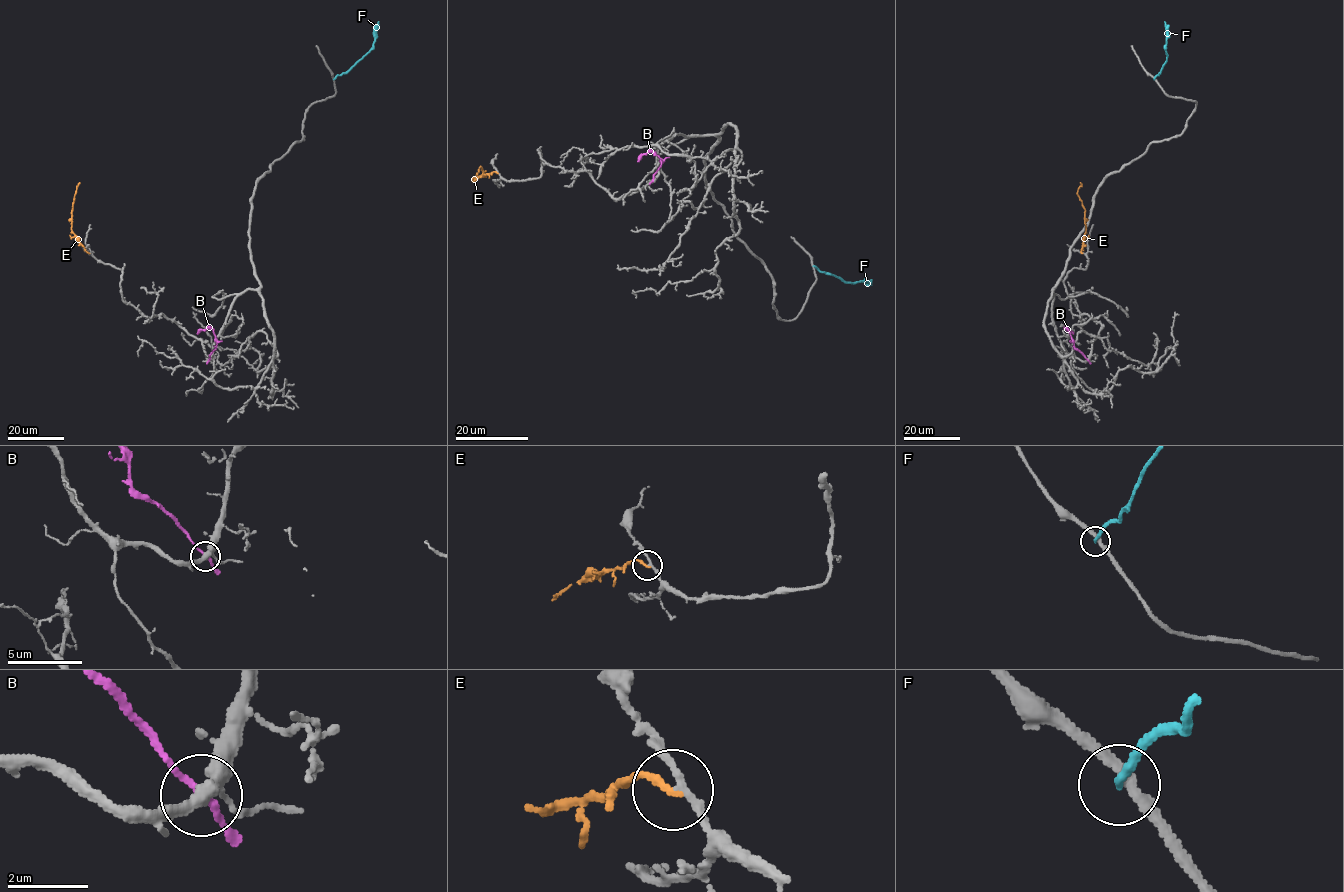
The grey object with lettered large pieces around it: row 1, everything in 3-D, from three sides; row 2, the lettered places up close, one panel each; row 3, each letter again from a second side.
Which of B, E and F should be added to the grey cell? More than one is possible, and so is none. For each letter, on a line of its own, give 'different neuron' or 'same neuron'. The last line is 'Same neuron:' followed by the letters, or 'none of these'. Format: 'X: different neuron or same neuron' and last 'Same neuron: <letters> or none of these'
B: different neuron
E: different neuron
F: different neuron
Same neuron: none of these

